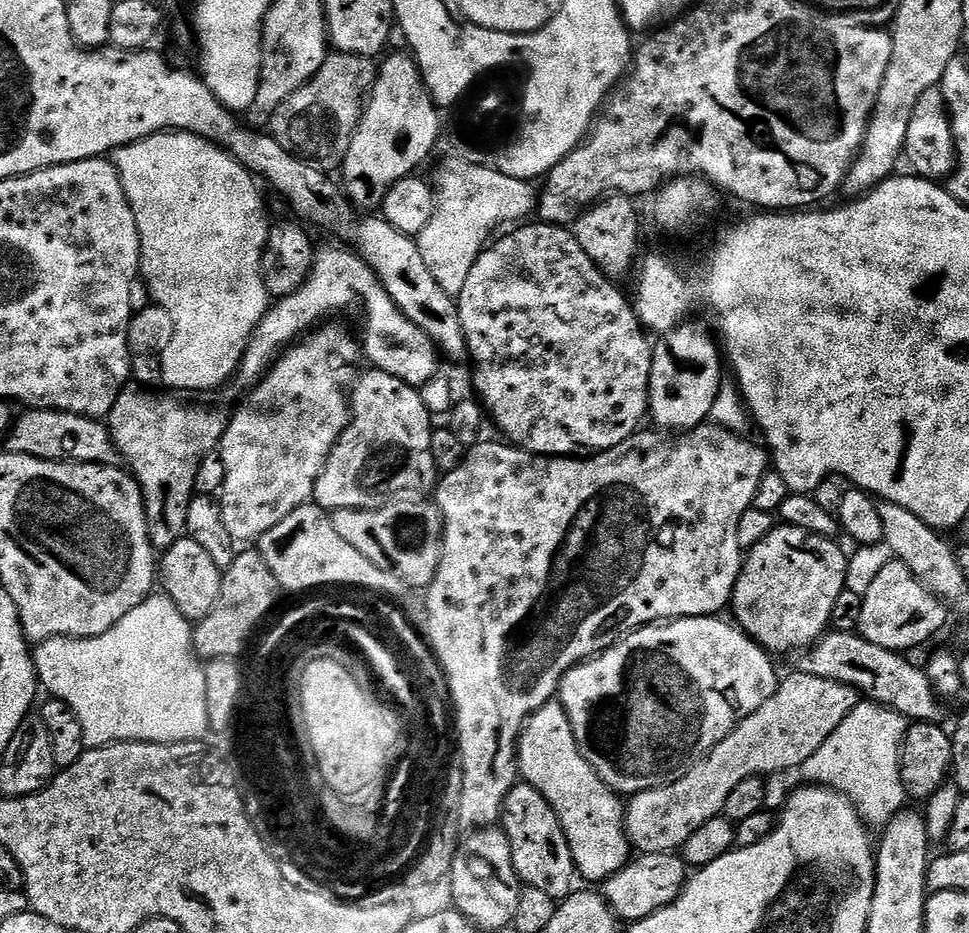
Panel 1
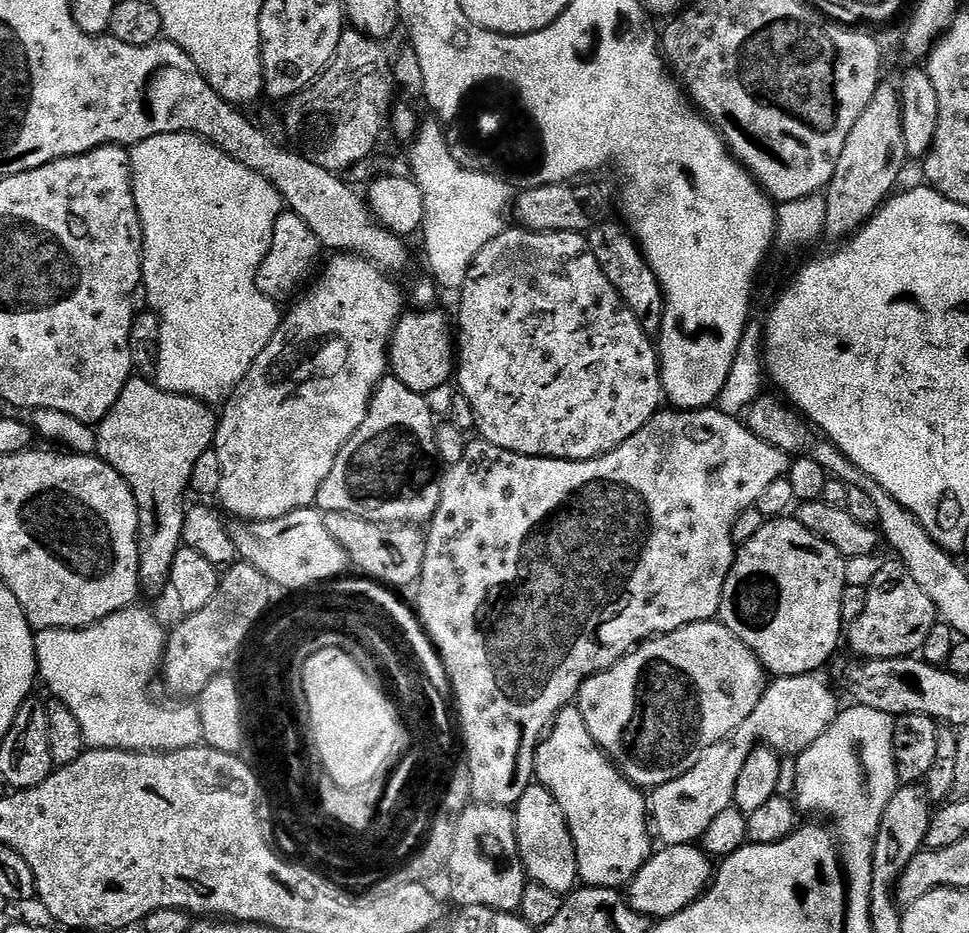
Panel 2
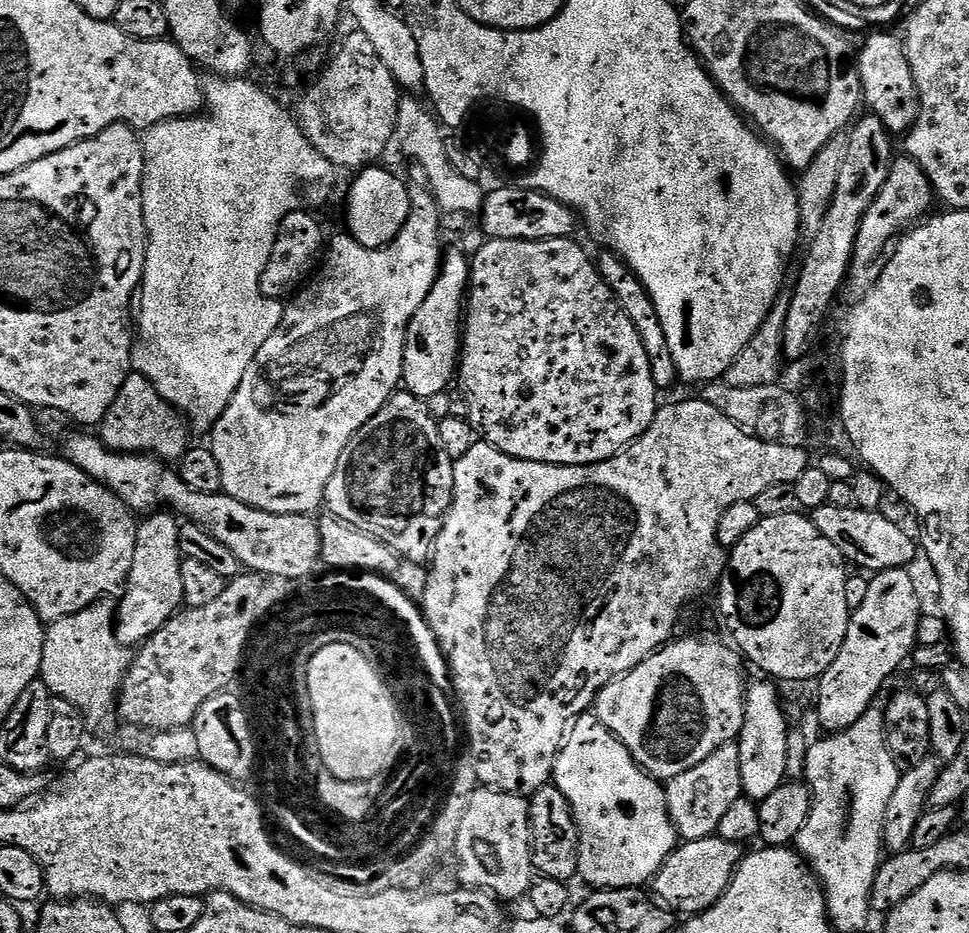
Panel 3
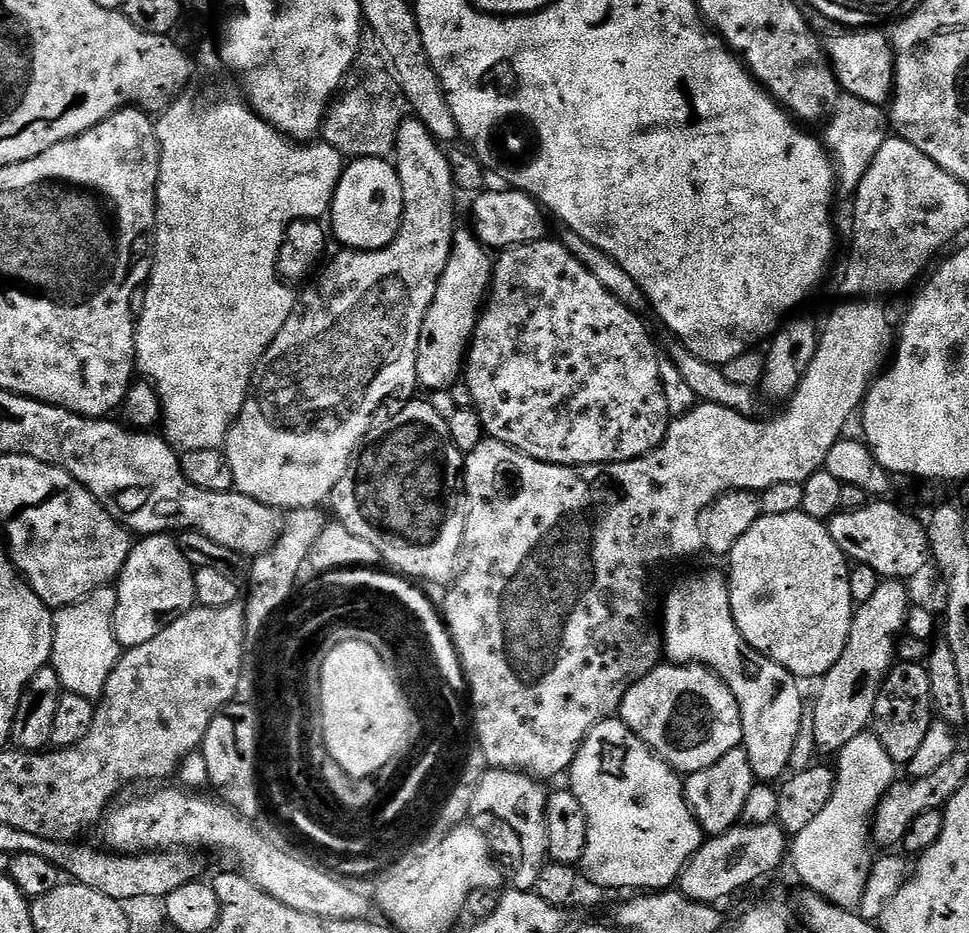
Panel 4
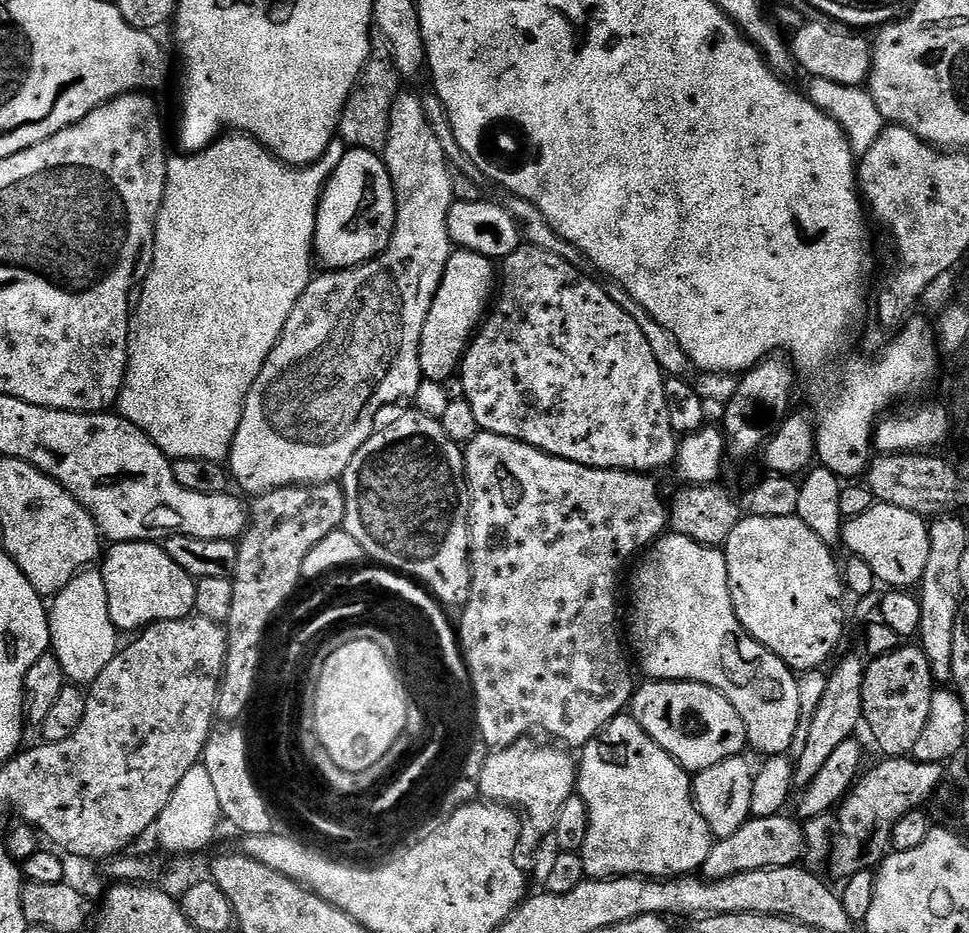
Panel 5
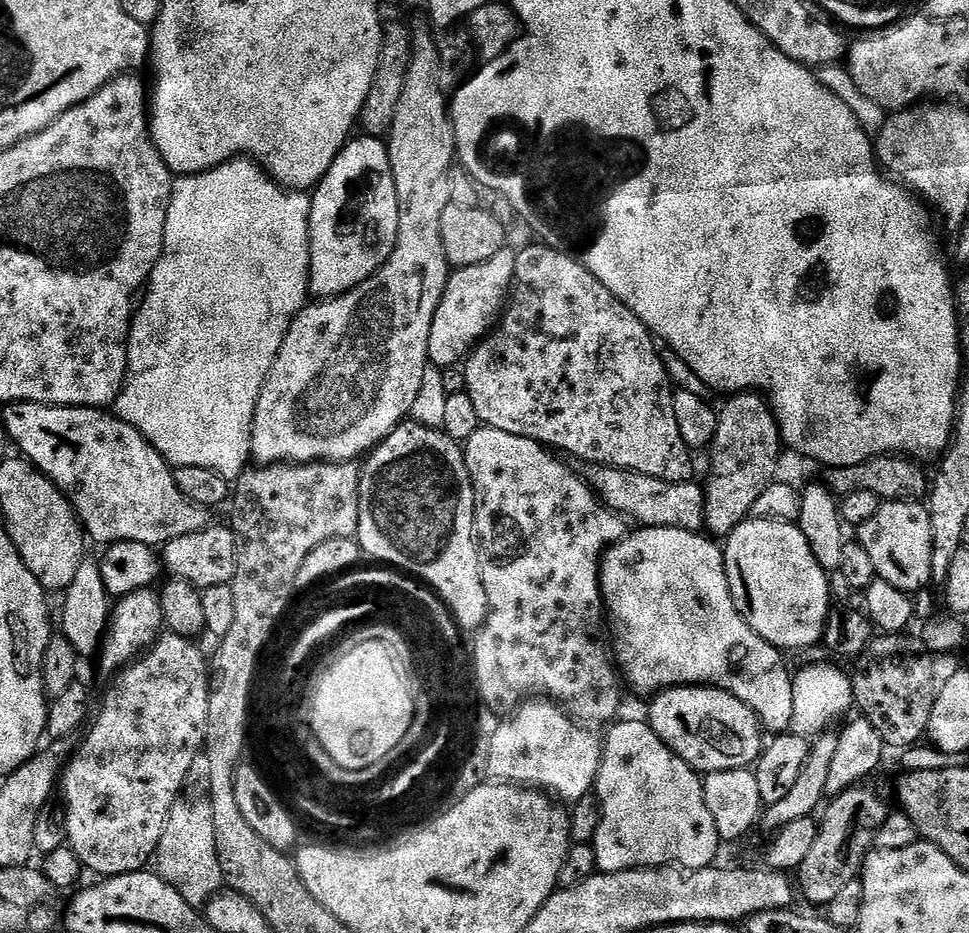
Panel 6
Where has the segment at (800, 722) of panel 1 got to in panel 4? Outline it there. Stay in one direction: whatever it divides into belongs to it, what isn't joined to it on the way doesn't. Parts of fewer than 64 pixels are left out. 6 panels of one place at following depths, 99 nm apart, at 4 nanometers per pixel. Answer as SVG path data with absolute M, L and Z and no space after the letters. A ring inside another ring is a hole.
M743 747L730 750L714 766L706 766L706 770L691 773L684 780L684 797L694 818L709 837L720 836L741 823L744 814L744 803L754 786L754 777L750 770L748 756Z

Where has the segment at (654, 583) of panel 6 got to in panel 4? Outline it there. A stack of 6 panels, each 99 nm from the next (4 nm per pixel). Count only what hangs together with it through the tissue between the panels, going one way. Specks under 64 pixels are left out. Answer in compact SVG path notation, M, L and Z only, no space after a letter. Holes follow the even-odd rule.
M723 571L704 572L701 576L688 576L685 580L678 581L669 590L668 597L664 600L662 652L673 664L700 664L703 668L709 668L718 678L722 678L730 694L734 694L738 702L738 710L742 714L742 730L744 731L742 747L748 756L753 777L760 782L779 781L789 771L790 758L794 754L797 742L802 739L800 719L803 716L805 719L806 704L804 708L804 700L800 697L799 686L801 685L797 677L792 676L782 666L778 666L778 662L754 650L746 642L746 638L742 638L734 622L734 614L730 610L728 582Z

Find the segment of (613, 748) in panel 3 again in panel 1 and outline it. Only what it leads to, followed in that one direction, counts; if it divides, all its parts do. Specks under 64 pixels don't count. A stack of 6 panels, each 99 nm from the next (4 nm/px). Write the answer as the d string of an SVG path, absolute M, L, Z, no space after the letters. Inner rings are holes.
M559 699L546 702L546 706L528 717L516 746L516 762L523 783L534 786L558 814L570 842L576 871L583 879L585 876L588 880L603 882L627 866L630 845L628 833L624 831L625 801L606 786L594 766L582 758L570 718Z

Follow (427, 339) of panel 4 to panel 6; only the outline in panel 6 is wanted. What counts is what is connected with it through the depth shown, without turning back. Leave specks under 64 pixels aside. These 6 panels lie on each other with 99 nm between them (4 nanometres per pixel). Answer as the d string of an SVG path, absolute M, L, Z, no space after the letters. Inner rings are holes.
M505 246L501 252L494 254L494 258L455 269L449 275L448 285L430 326L428 359L435 367L443 370L459 365L496 327L512 291L515 261L516 252Z

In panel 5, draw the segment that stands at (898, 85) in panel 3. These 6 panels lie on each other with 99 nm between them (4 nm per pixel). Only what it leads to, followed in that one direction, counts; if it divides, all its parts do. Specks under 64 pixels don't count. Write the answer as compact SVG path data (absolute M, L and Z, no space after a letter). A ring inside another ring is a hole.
M815 18L805 28L790 32L792 58L808 71L809 77L830 78L830 82L842 82L842 86L861 87L867 81L872 69L872 44L864 36L852 32L851 27Z

